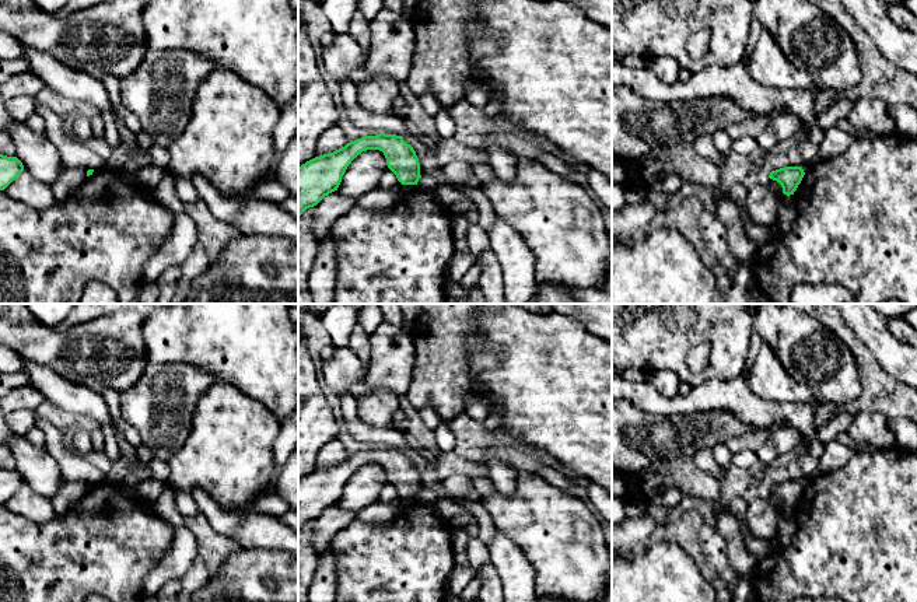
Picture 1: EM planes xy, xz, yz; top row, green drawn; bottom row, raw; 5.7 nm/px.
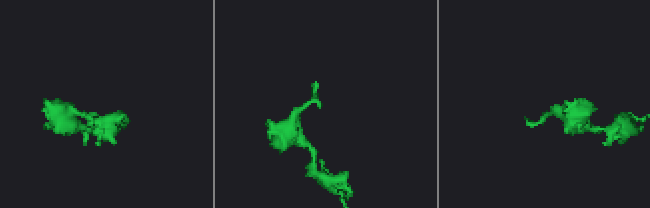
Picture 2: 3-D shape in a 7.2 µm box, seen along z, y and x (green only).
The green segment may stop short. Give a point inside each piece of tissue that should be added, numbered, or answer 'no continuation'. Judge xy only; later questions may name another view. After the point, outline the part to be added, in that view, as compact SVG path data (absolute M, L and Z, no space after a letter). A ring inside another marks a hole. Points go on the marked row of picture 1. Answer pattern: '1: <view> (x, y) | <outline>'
no continuation

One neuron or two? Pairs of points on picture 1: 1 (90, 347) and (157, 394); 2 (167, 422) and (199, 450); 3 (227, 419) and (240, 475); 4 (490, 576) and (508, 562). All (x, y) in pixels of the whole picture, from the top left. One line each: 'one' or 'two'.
1: two
2: two
3: one
4: two

